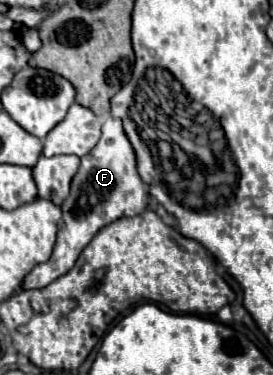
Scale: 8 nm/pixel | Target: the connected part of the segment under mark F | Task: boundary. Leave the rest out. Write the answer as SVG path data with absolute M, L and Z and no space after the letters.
M107 117L103 123L103 135L91 153L81 157L81 165L71 181L71 193L61 205L61 225L57 233L57 243L49 261L39 263L21 283L21 289L41 289L47 287L57 277L65 275L93 239L93 235L121 217L135 217L149 207L149 187L141 181L135 163L135 151L127 139L121 119Z

